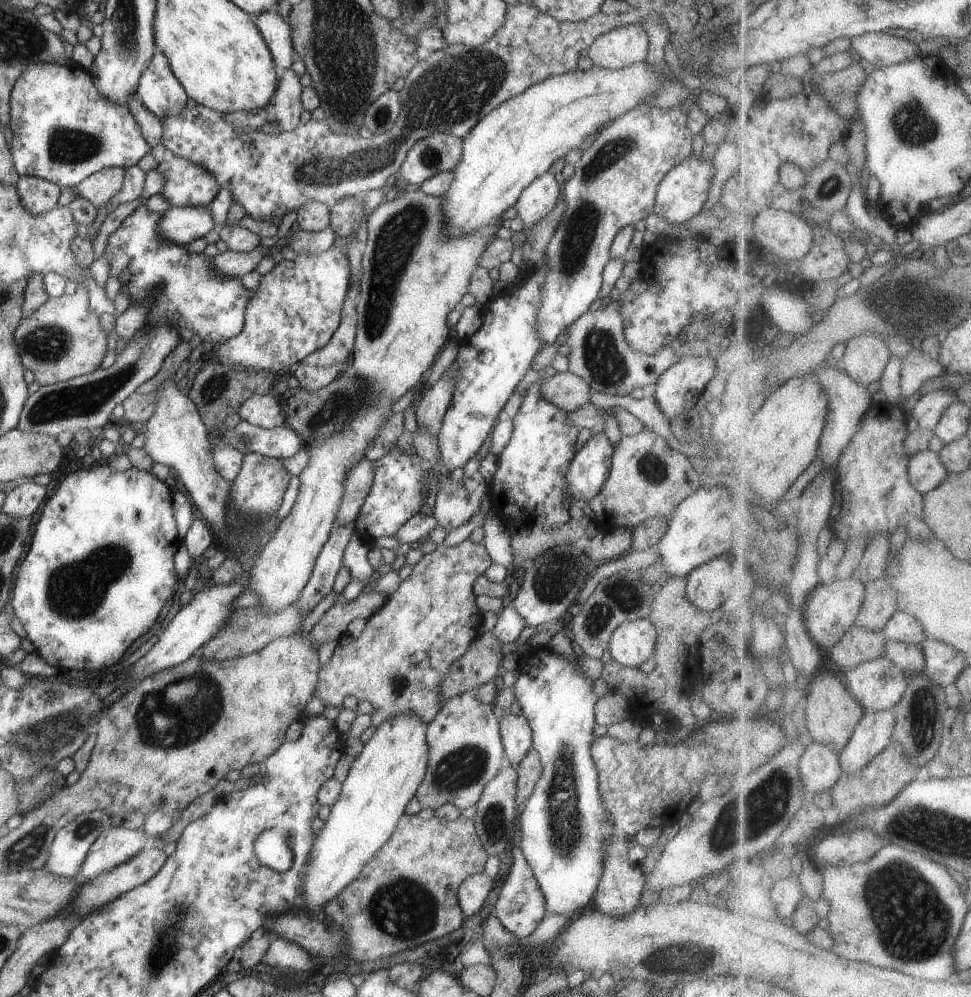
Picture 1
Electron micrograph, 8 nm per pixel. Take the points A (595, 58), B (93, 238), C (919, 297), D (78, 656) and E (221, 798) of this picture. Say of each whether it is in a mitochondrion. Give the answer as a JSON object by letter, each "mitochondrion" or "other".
{"A":"other","B":"other","C":"mitochondrion","D":"other","E":"other"}

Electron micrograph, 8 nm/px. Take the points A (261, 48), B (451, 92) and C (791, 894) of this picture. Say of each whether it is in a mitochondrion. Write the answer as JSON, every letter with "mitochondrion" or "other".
{"A":"other","B":"mitochondrion","C":"other"}

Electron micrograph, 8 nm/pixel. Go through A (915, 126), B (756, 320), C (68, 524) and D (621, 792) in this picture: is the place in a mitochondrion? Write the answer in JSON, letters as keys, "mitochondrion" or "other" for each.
{"A":"mitochondrion","B":"other","C":"other","D":"other"}

